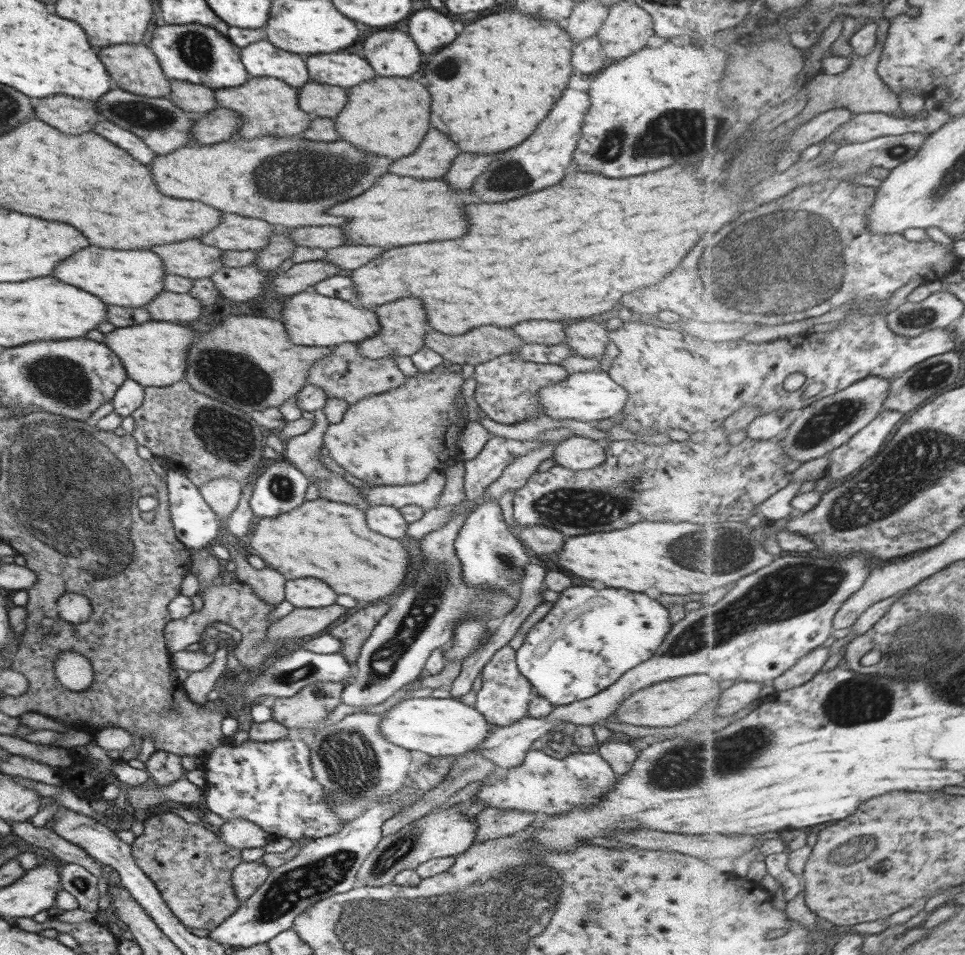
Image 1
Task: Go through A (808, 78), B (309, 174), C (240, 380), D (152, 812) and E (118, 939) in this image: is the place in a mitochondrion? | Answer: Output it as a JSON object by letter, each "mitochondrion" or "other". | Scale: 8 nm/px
{"A":"other","B":"mitochondrion","C":"mitochondrion","D":"other","E":"other"}

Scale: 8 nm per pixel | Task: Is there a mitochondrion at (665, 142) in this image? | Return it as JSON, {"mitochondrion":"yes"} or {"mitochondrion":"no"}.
{"mitochondrion":"yes"}

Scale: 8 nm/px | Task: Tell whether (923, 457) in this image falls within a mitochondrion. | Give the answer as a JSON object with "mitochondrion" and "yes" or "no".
{"mitochondrion":"yes"}

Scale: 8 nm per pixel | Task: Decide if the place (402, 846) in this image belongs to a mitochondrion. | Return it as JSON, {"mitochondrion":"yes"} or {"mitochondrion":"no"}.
{"mitochondrion":"yes"}

